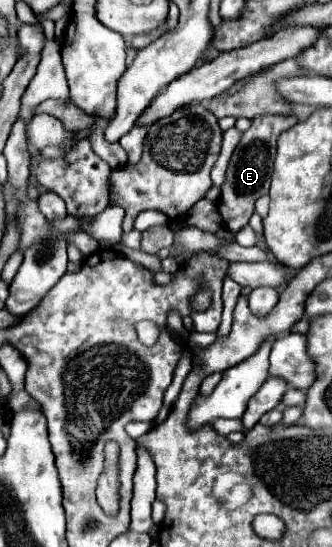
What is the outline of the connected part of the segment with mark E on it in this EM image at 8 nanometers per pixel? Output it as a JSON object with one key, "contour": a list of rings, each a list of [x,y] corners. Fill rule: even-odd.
{"contour":[[[262,115],[262,117],[256,117],[252,127],[242,135],[238,147],[232,153],[224,187],[220,187],[222,197],[220,197],[218,209],[220,209],[220,215],[230,231],[236,233],[242,227],[246,227],[254,213],[256,199],[268,193],[270,173],[272,173],[274,157],[276,157],[276,139],[282,131],[294,127],[296,123],[298,123],[296,115]]]}

